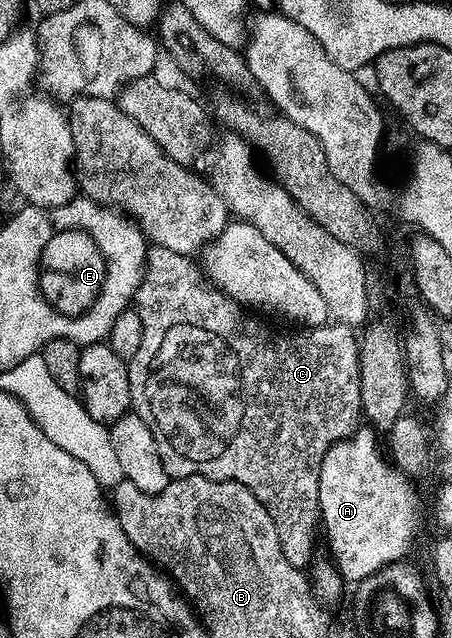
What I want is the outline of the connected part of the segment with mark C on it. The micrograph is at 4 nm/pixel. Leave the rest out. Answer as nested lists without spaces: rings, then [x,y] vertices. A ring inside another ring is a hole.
[[[148,245],[147,247],[147,261],[143,268],[143,281],[140,282],[139,287],[135,290],[135,296],[133,299],[133,309],[135,309],[139,315],[141,316],[141,326],[147,326],[147,338],[141,338],[141,348],[137,348],[137,356],[133,356],[127,362],[127,371],[129,372],[129,384],[135,384],[137,388],[141,386],[141,370],[145,372],[145,368],[147,368],[147,364],[149,364],[149,360],[151,360],[151,356],[155,354],[155,350],[157,350],[157,346],[161,346],[161,352],[163,352],[163,356],[159,356],[159,364],[165,364],[165,368],[163,368],[163,376],[161,374],[157,374],[153,380],[151,380],[151,386],[149,386],[149,390],[151,390],[151,398],[155,398],[155,406],[167,406],[167,410],[155,410],[155,416],[157,416],[157,420],[159,420],[159,424],[163,426],[163,430],[167,432],[165,436],[165,440],[171,440],[171,438],[183,438],[183,434],[179,434],[179,430],[175,430],[175,434],[171,434],[171,426],[183,426],[183,422],[199,422],[199,418],[223,418],[223,422],[211,422],[211,426],[219,426],[219,430],[227,430],[227,434],[235,434],[235,430],[239,430],[239,434],[243,434],[243,442],[235,442],[233,444],[233,448],[237,448],[237,452],[239,450],[253,450],[253,452],[257,452],[257,454],[253,454],[253,456],[243,456],[243,458],[235,458],[235,450],[229,450],[229,456],[233,454],[233,458],[223,458],[216,457],[216,459],[212,459],[212,461],[206,462],[194,462],[193,460],[187,458],[187,456],[182,455],[178,451],[178,448],[174,448],[174,445],[168,445],[168,443],[164,441],[157,440],[155,441],[157,444],[157,451],[159,451],[161,460],[164,462],[164,470],[168,473],[168,476],[171,480],[176,478],[188,478],[189,476],[193,476],[194,474],[200,474],[201,476],[205,476],[206,478],[212,478],[213,480],[217,480],[218,482],[239,482],[245,488],[249,488],[253,492],[253,496],[257,496],[257,500],[261,500],[261,504],[265,508],[265,512],[269,512],[269,516],[273,520],[273,524],[277,528],[277,536],[281,540],[281,552],[285,552],[285,560],[289,560],[289,564],[291,566],[297,566],[300,568],[306,567],[306,562],[311,558],[311,545],[315,542],[315,530],[317,534],[317,527],[320,525],[321,519],[319,517],[319,477],[321,476],[321,464],[323,463],[323,458],[329,452],[329,448],[333,445],[334,442],[339,442],[343,438],[348,438],[349,435],[354,434],[357,427],[361,422],[361,415],[363,413],[363,405],[361,404],[361,380],[359,379],[359,343],[357,341],[357,334],[352,327],[344,326],[342,324],[328,324],[326,326],[312,326],[310,328],[300,329],[298,332],[300,334],[290,334],[289,331],[283,330],[270,330],[269,327],[266,326],[263,322],[258,322],[256,315],[254,313],[248,312],[244,307],[240,306],[238,302],[235,302],[230,298],[227,294],[223,293],[221,290],[217,290],[212,288],[202,269],[198,265],[195,266],[190,257],[188,255],[182,254],[181,252],[173,252],[169,248],[161,248],[160,246]],[[179,402],[191,402],[191,406],[183,406],[183,410],[179,410]],[[187,410],[199,410],[199,418],[187,418]]]

